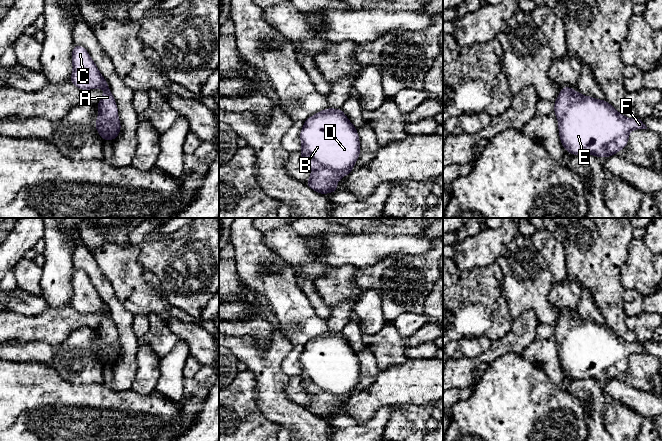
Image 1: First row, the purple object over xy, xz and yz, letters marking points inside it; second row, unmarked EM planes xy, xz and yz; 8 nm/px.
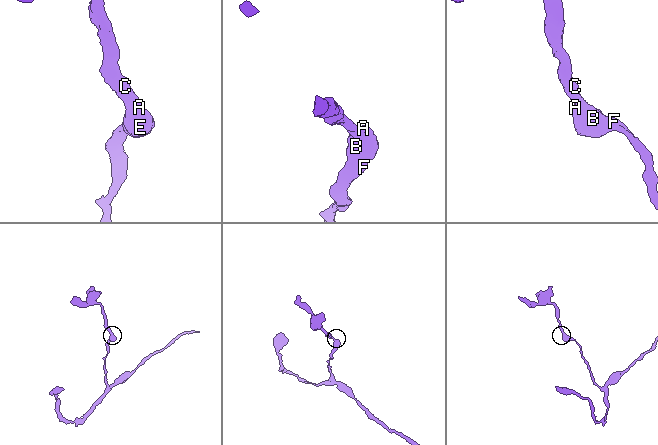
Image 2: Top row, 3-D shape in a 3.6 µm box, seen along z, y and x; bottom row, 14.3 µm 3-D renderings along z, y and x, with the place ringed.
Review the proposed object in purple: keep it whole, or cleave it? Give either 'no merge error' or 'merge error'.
no merge error

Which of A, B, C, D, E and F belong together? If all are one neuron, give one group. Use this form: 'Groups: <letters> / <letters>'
Groups: A B C D E F

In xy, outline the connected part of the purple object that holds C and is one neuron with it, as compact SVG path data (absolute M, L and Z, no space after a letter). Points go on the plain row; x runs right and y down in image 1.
M74 269L72 274L73 296L70 300L71 307L81 314L90 314L102 311L103 317L96 328L99 338L95 352L102 365L114 365L120 357L121 347L118 342L118 332L110 315L109 308L99 296L96 288L90 282L88 275L81 269Z

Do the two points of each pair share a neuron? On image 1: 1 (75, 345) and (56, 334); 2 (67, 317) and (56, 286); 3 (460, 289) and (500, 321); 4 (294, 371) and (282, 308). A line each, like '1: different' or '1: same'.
1: different
2: different
3: same
4: different

